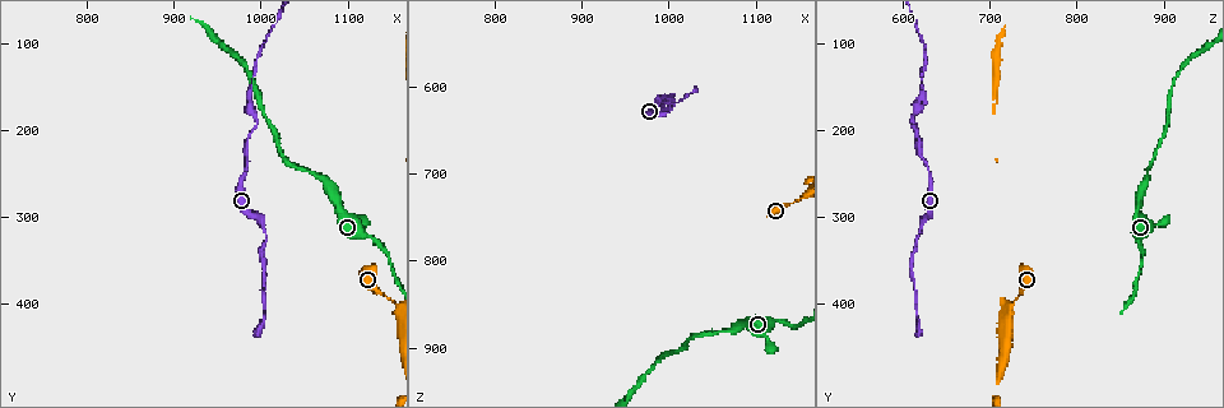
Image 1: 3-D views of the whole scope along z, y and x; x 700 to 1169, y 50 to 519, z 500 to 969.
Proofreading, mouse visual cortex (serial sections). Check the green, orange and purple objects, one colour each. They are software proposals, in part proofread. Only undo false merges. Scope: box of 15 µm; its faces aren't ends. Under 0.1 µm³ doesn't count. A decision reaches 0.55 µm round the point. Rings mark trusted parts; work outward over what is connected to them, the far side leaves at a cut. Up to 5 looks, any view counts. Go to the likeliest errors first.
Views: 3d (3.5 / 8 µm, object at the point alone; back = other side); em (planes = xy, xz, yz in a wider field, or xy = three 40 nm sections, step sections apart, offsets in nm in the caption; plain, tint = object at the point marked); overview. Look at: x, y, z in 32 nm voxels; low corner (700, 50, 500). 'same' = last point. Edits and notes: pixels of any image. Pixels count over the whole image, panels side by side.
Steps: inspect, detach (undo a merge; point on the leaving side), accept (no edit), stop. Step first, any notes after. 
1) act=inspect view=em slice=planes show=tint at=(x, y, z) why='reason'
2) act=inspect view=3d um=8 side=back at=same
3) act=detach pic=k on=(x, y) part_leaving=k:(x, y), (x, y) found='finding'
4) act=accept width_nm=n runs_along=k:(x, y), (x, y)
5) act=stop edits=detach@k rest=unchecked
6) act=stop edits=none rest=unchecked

act=inspect view=3d um=3.5 at=(1150, 395, 730) why='abrupt turn'

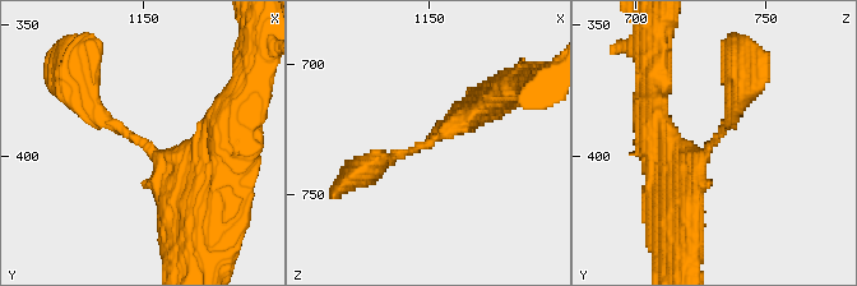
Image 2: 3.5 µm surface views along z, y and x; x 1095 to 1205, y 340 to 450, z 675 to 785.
act=inspect view=em slice=xy step=1 show=tint at=(1147, 393, 731) arm_widths_nm=250,300 why='now the EM'

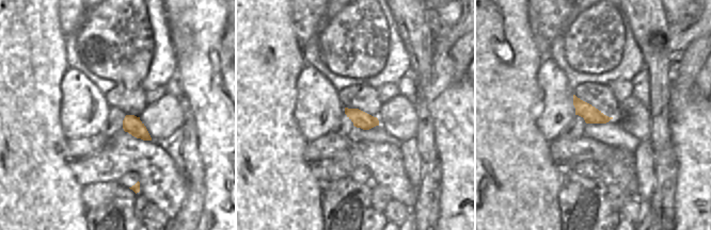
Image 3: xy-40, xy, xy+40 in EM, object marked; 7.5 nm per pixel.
act=accept width_nm=130 runs_along=2:(360, 174), (422, 147), (473, 111) found='all the same cell'

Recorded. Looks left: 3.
act=inspect view=3d um=3.5 at=(1135, 325, 870) why='sudden change in width'

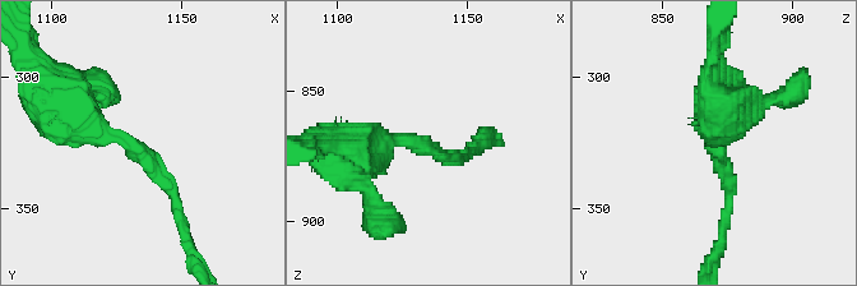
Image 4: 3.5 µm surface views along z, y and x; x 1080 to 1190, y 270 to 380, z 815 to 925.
act=inspect view=em slice=xy step=3 show=tint at=(1131, 326, 871) arm_widths_nm=200,500

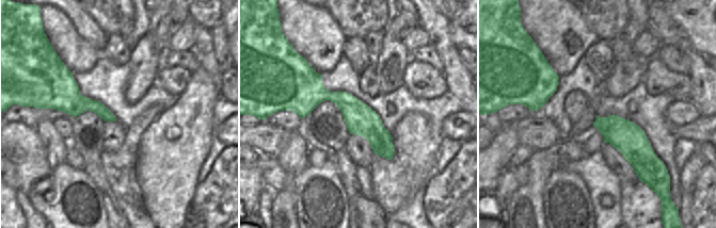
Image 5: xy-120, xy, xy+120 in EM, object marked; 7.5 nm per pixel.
act=accept runs_along=5:(288, 107), (337, 97), (392, 153) found='all the same cell'

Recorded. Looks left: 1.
act=stop edits=none rest=unchecked

